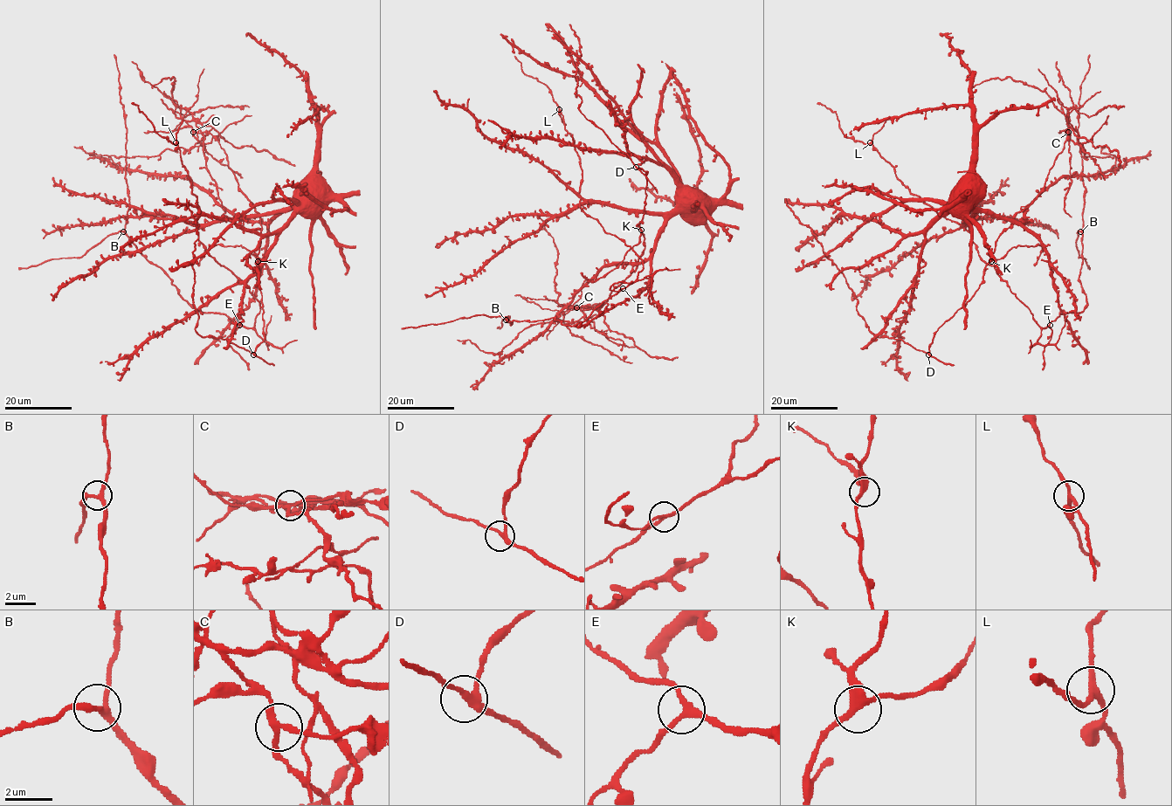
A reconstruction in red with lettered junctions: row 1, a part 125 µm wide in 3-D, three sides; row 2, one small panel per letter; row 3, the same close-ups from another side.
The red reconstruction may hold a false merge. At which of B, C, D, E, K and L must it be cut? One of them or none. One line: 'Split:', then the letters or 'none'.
Split: C

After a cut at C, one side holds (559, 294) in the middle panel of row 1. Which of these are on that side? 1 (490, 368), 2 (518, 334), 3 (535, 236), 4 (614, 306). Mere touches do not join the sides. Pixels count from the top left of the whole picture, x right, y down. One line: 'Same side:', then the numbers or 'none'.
Same side: 2

